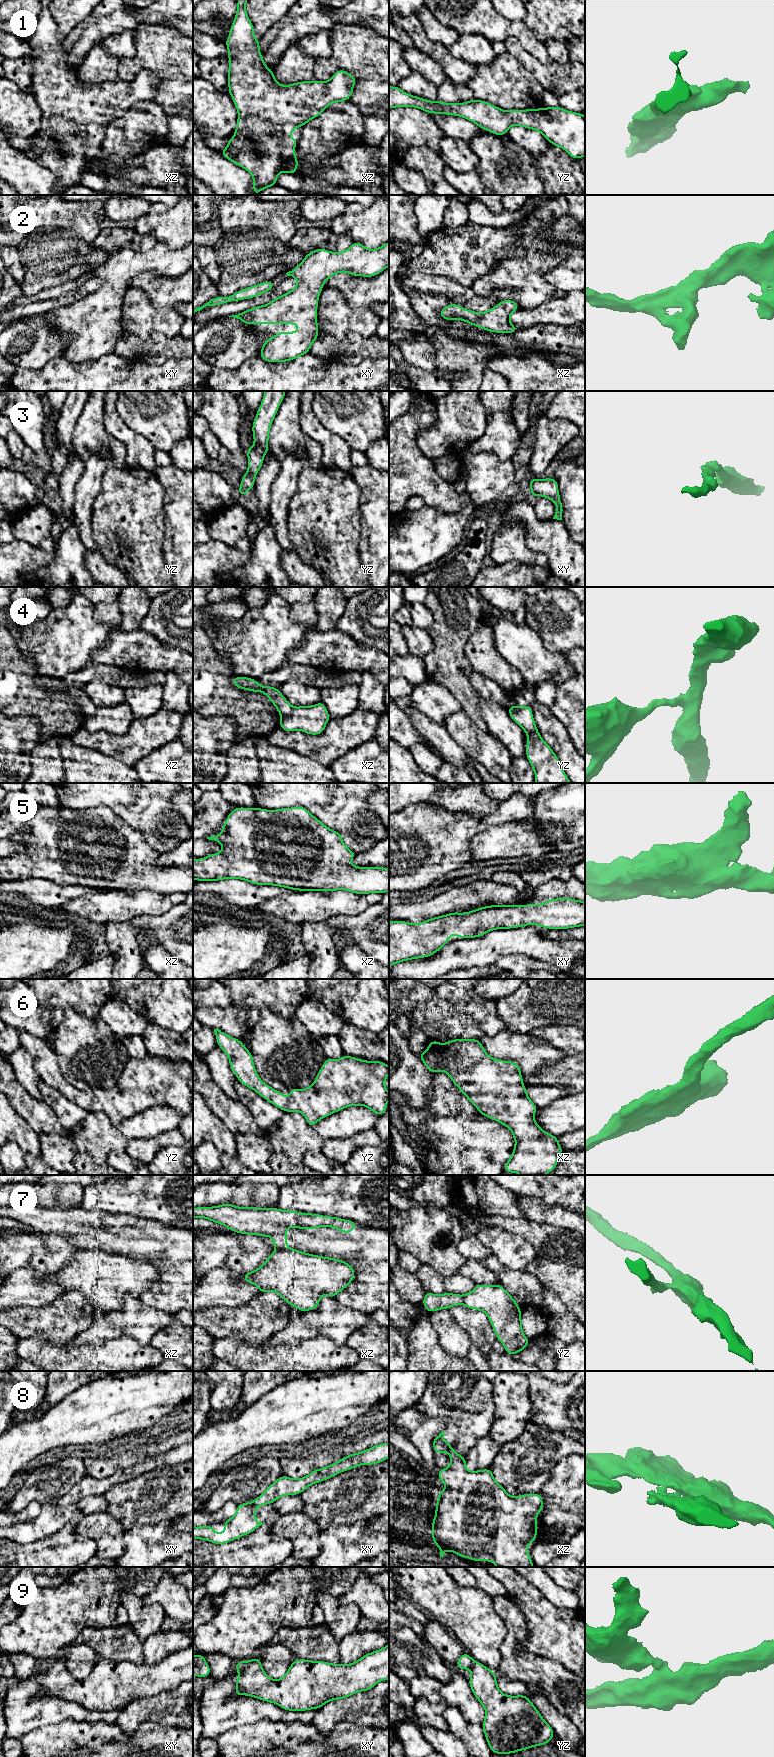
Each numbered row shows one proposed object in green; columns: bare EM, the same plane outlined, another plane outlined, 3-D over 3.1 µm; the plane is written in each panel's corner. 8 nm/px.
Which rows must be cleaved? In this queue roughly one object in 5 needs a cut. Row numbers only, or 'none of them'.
4, 7, 8, 9

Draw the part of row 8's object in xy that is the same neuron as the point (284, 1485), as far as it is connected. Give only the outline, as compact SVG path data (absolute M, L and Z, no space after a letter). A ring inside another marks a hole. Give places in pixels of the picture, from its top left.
M380 1443L364 1451L344 1456L338 1462L326 1467L315 1469L309 1475L293 1479L286 1475L280 1476L252 1503L259 1507L273 1504L278 1498L287 1495L300 1495L307 1487L325 1481L341 1472L353 1469L360 1465L375 1465L389 1457L389 1443Z

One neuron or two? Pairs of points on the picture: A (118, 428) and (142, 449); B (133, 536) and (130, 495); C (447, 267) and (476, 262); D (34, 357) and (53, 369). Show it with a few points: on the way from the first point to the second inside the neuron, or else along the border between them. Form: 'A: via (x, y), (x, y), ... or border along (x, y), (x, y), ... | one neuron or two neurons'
A: via (124, 433), (136, 445) | one neuron
B: via (129, 526), (130, 505) | one neuron
C: via (454, 262), (469, 262) | one neuron
D: border along (61, 356), (48, 360), (39, 368), (22, 368) | two neurons

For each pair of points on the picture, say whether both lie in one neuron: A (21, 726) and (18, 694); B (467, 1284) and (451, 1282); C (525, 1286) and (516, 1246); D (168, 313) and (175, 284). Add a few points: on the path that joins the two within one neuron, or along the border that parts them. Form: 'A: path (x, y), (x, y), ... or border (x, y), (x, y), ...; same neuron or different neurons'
A: border (10, 718), (16, 715), (35, 716), (42, 725); different neurons
B: path (463, 1284), (455, 1284); same neuron
C: border (499, 1261), (508, 1268), (520, 1269), (522, 1271); different neurons
D: border (148, 297), (156, 307), (172, 306); different neurons

